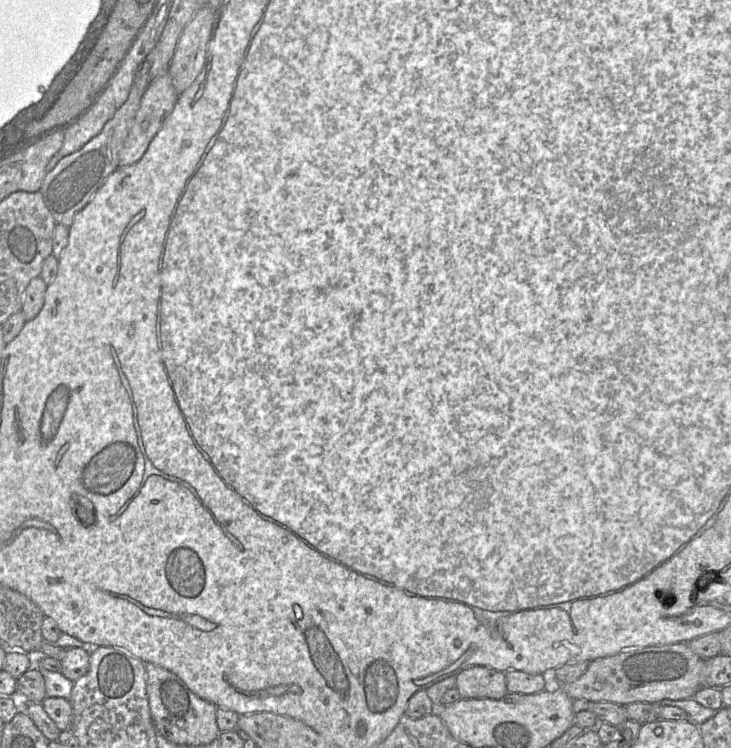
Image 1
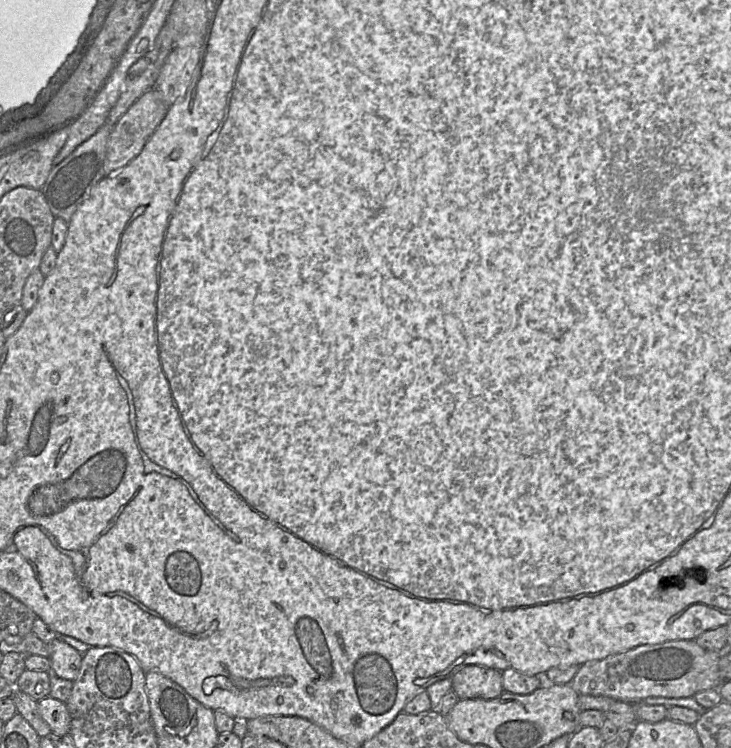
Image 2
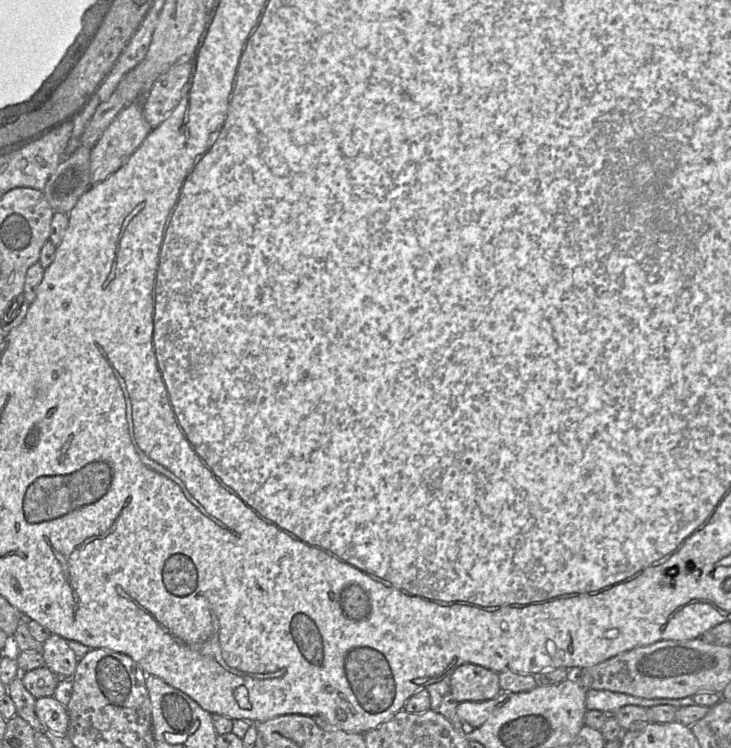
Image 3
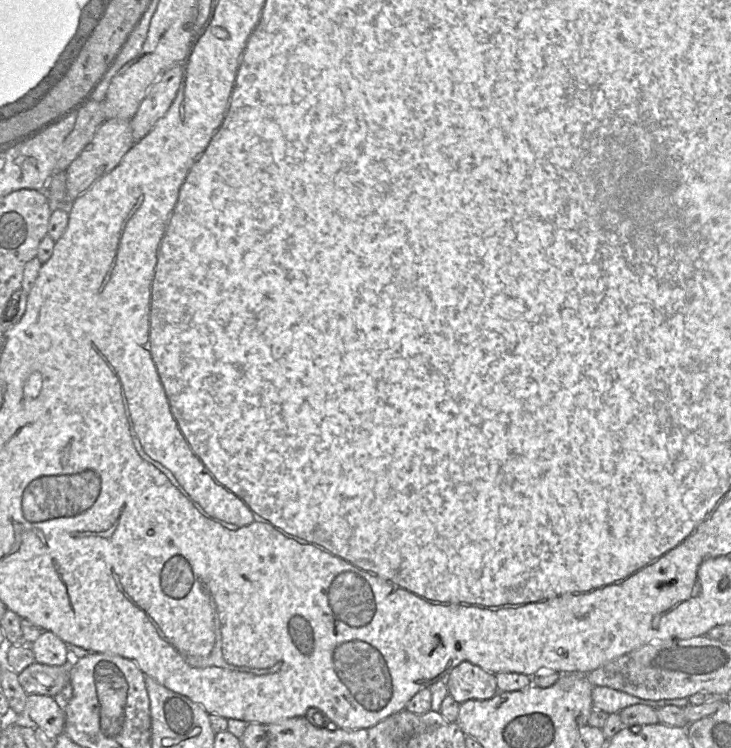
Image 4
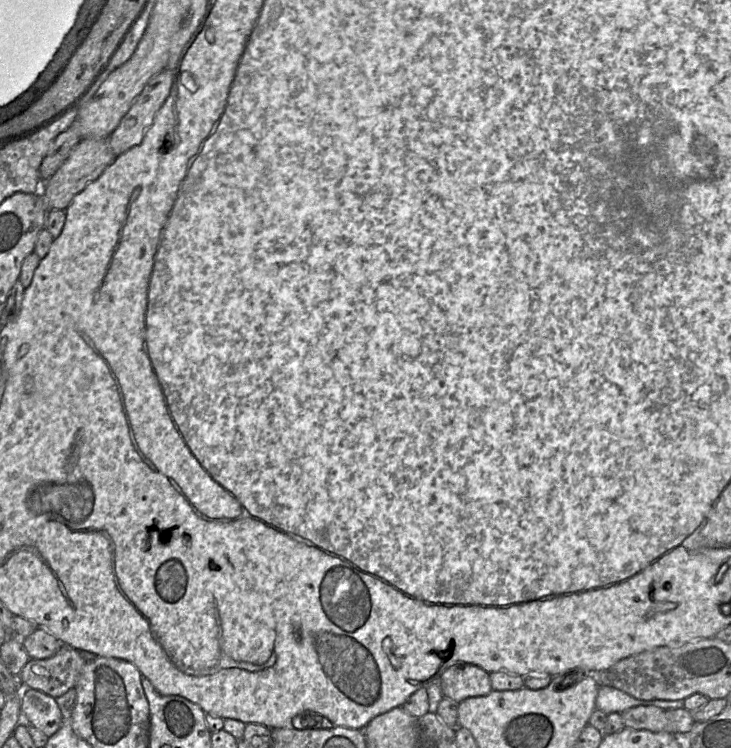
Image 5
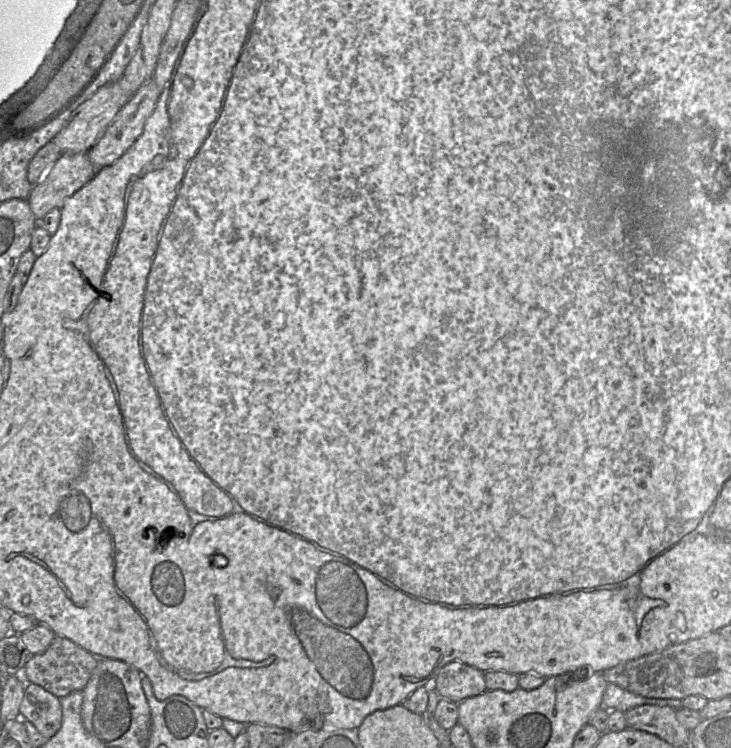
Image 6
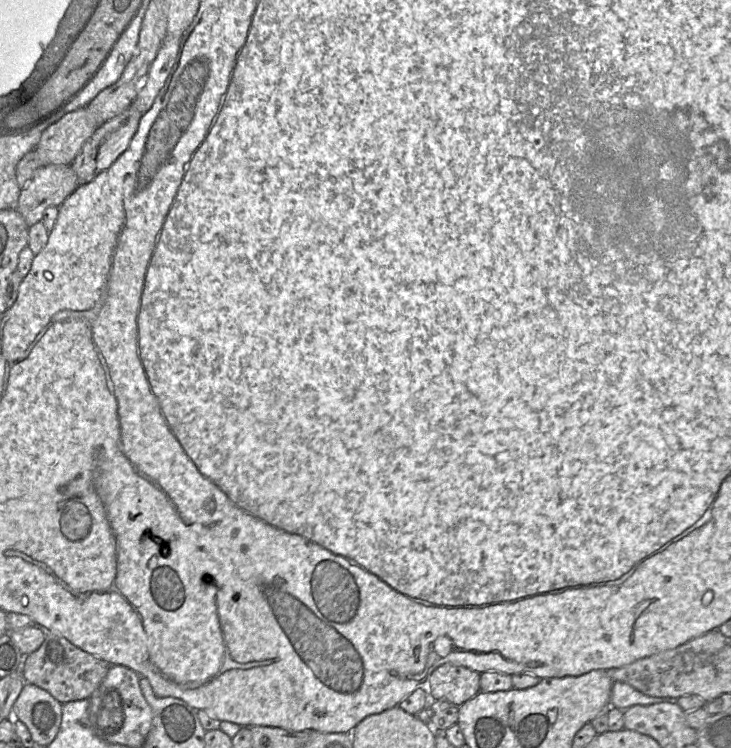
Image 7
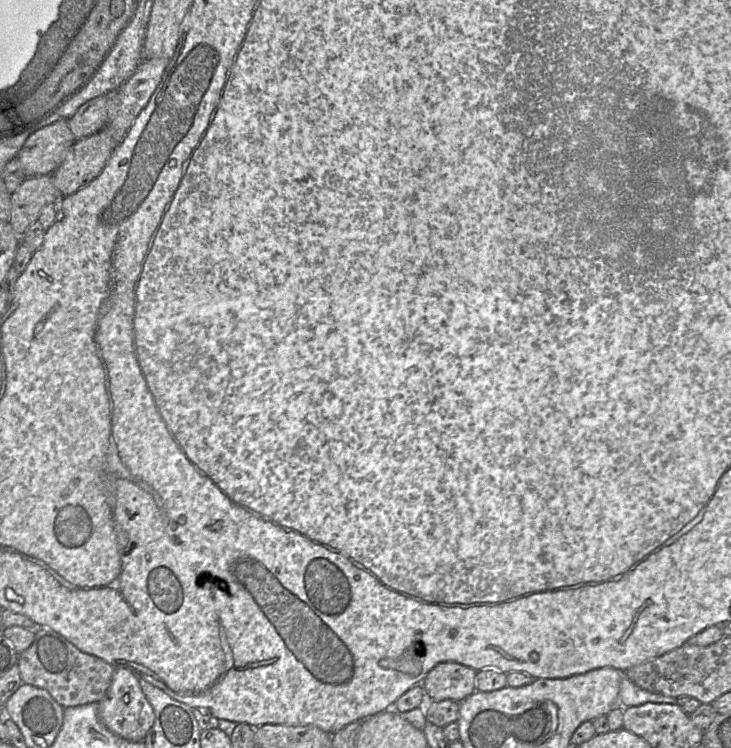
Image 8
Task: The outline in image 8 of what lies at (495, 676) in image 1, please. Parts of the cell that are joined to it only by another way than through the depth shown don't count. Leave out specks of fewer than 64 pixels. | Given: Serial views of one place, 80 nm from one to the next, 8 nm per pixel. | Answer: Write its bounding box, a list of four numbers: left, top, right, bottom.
[422,662,477,703]

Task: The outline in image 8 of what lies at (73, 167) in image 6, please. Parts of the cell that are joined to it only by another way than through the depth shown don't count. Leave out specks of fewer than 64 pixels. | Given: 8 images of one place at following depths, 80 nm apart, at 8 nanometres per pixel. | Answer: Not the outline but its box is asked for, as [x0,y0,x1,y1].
[9,175,62,236]

